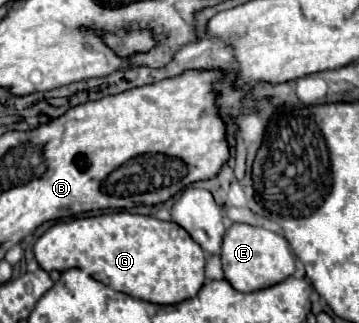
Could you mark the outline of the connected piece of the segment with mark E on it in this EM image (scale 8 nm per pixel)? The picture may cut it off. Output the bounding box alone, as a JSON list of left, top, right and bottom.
[221,224,295,292]

